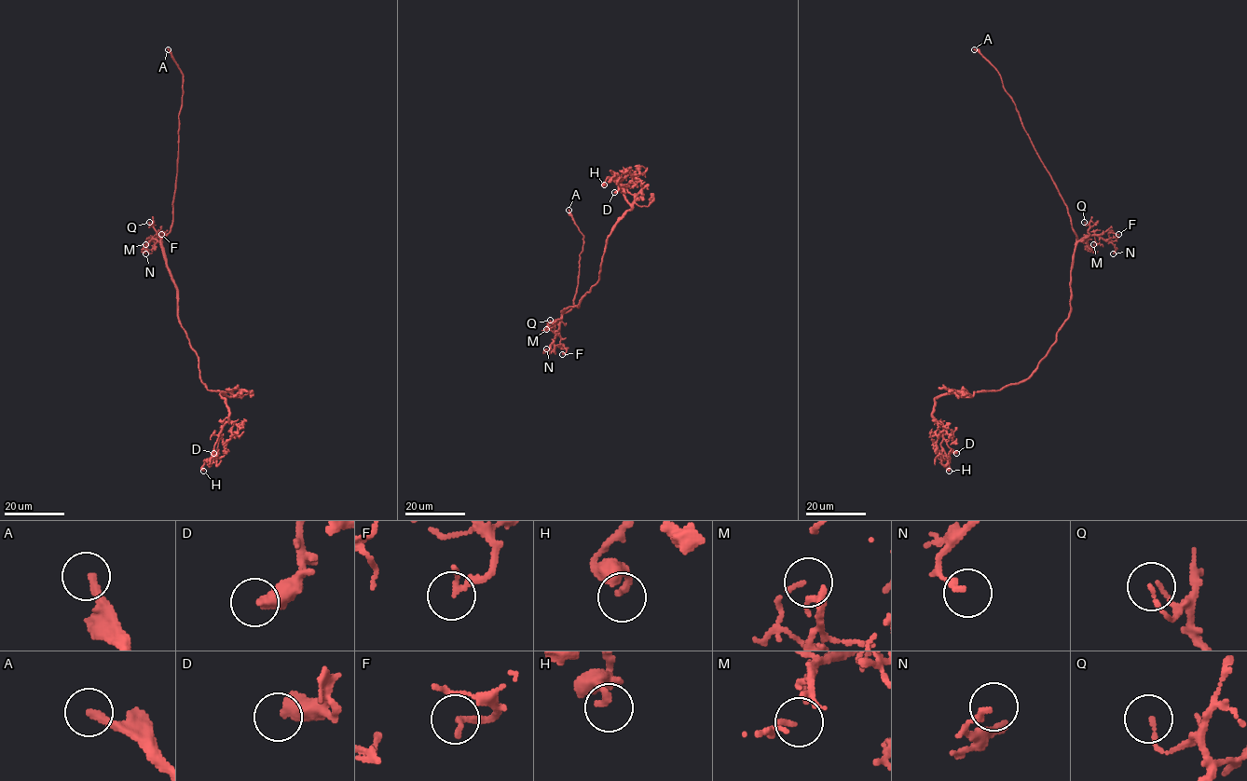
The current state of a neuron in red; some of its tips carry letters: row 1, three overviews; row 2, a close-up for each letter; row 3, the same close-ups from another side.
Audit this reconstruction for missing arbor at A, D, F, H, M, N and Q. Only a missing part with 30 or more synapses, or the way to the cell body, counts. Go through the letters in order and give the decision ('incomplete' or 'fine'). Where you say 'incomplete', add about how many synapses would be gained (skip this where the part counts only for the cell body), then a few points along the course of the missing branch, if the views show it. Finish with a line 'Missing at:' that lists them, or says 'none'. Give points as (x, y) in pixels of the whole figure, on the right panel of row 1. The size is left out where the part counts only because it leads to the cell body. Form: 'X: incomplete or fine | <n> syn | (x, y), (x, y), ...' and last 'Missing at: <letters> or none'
A: incomplete | (974, 49), (967, 43), (970, 37)
D: fine
F: fine
H: fine
M: fine
N: fine
Q: fine
Missing at: A

